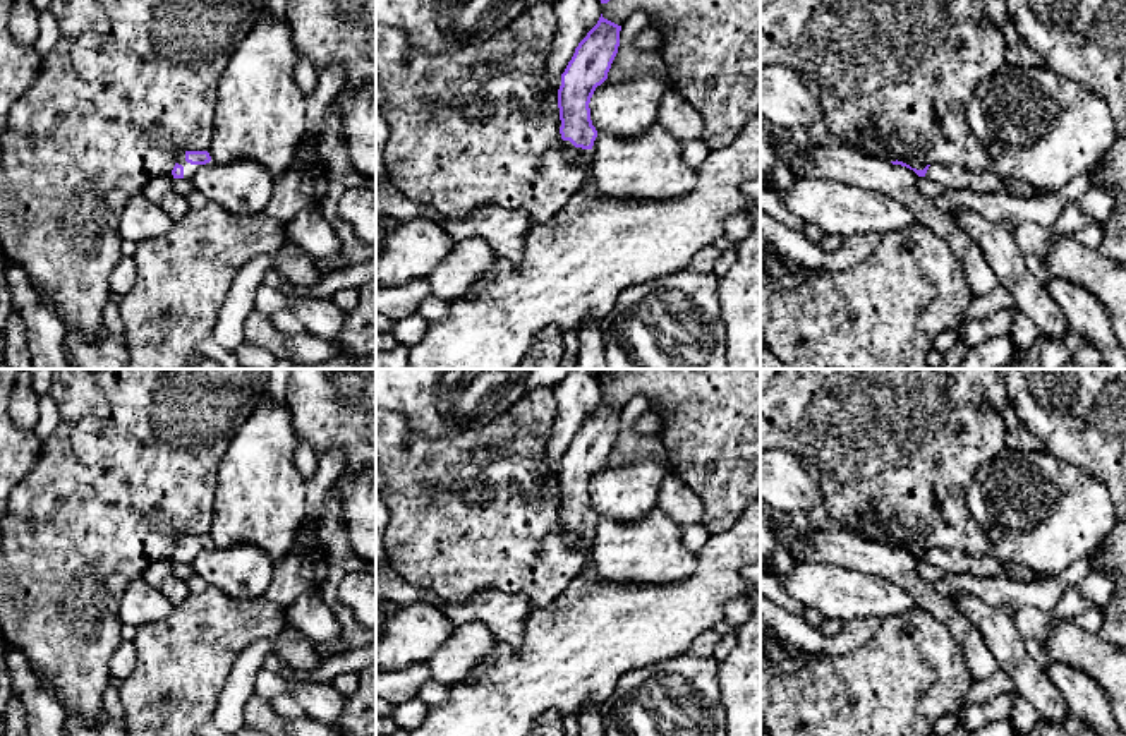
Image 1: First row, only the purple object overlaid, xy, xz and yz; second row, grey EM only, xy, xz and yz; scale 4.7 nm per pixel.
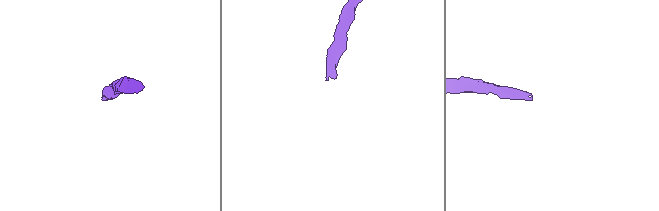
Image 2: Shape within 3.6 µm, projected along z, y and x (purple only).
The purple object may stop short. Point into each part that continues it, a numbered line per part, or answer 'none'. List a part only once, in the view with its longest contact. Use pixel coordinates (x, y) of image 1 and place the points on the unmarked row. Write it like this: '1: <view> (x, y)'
1: xz (584, 542)

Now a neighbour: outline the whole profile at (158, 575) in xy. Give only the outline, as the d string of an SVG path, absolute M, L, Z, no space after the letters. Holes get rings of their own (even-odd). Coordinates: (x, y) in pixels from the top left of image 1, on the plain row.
M173 559L158 561L146 568L142 578L158 592L161 592L173 606L182 604L189 595L191 588L187 582L177 578L172 571Z

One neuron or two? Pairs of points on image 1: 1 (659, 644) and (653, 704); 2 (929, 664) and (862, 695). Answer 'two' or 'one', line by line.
1: two
2: one

